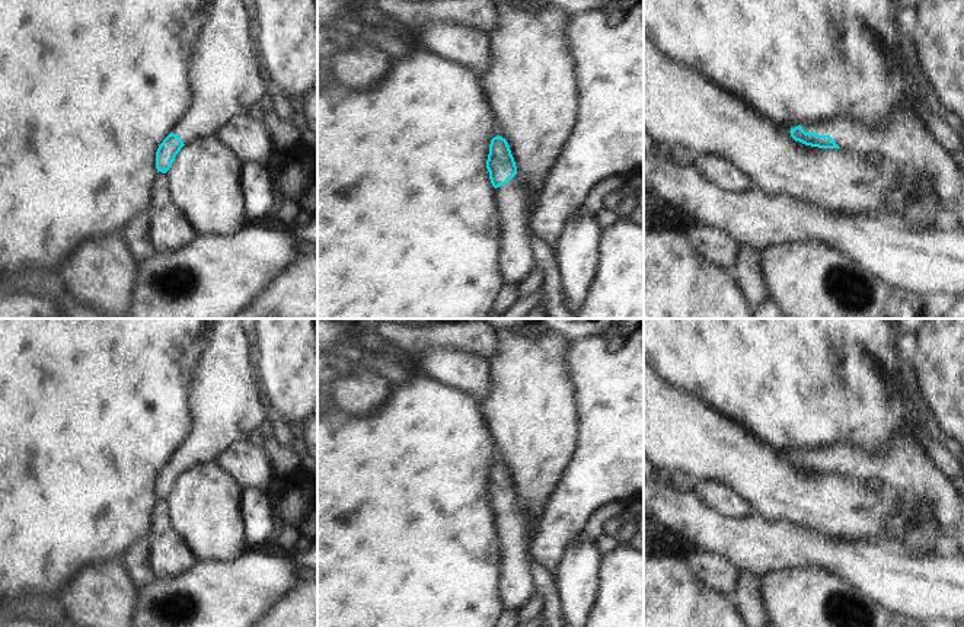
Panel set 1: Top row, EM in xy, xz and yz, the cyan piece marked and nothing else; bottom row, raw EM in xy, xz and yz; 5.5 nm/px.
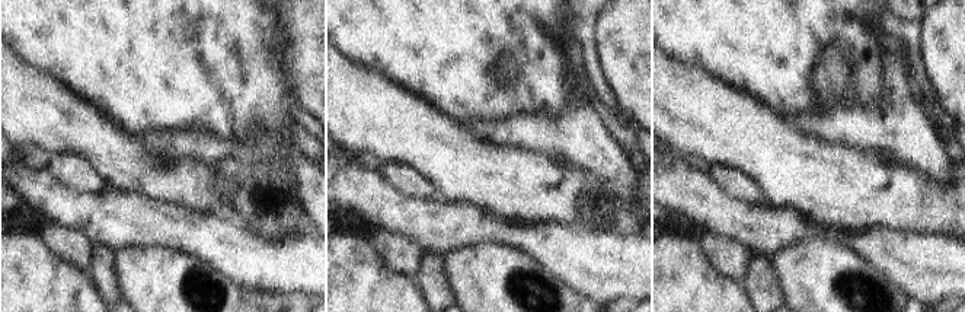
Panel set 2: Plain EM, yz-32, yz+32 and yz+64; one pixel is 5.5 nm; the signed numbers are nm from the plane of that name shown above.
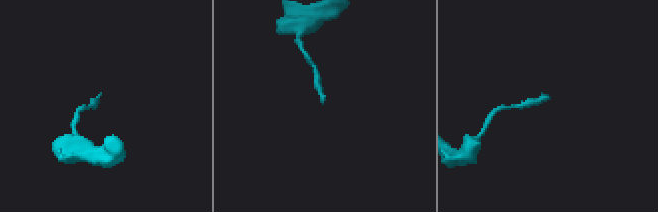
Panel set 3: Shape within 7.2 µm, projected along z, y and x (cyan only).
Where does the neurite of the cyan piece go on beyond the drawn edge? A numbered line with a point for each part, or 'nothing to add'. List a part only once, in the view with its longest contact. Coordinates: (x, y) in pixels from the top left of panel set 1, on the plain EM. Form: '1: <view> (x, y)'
1: yz (900, 463)

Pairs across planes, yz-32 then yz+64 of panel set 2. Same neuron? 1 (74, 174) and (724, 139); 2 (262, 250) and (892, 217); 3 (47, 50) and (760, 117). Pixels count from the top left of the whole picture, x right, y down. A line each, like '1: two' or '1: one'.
1: two
2: two
3: two

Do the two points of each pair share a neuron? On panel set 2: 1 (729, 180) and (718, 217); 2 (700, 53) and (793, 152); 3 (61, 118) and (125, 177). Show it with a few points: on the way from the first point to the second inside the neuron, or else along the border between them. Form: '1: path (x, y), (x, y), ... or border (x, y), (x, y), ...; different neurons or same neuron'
1: border (709, 174), (734, 197), (750, 204), (759, 204); different neurons
2: border (699, 67), (745, 89), (760, 99); different neurons
3: path (77, 129), (109, 161); same neuron

